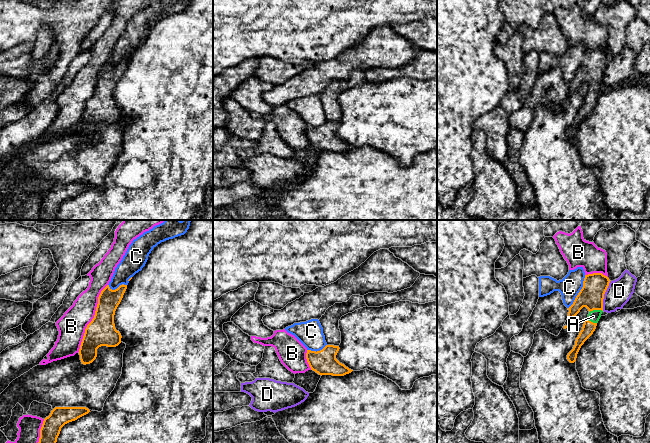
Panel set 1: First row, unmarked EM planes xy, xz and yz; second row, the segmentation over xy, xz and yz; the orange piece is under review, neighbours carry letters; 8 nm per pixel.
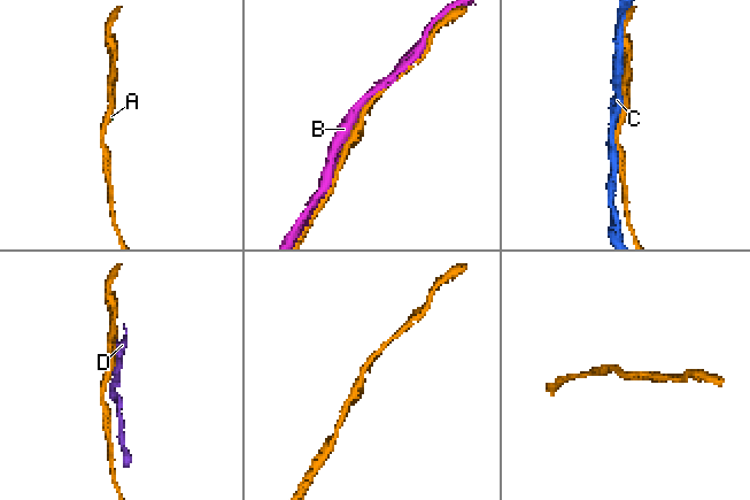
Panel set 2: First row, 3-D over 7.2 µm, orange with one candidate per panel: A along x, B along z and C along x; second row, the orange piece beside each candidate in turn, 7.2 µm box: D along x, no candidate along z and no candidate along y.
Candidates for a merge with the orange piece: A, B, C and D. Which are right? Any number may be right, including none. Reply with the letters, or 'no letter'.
A

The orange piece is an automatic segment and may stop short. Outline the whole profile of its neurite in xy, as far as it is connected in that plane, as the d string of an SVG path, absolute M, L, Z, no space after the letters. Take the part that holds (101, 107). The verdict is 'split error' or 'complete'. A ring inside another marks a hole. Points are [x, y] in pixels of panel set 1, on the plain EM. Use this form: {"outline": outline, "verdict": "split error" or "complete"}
{"outline": "M124 60L115 66L107 61L101 67L94 94L87 101L80 121L82 140L92 139L97 133L99 123L116 123L121 119L122 112L115 104L114 91L126 65L127 61Z", "verdict": "complete"}

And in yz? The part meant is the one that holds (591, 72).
{"outline": "M602 49L585 51L582 65L576 72L573 80L568 84L567 96L575 93L583 83L586 83L589 87L582 106L576 114L574 123L567 131L567 135L570 139L576 137L581 122L596 105L597 99L603 88L604 70L609 59L609 54Z", "verdict": "split error"}

